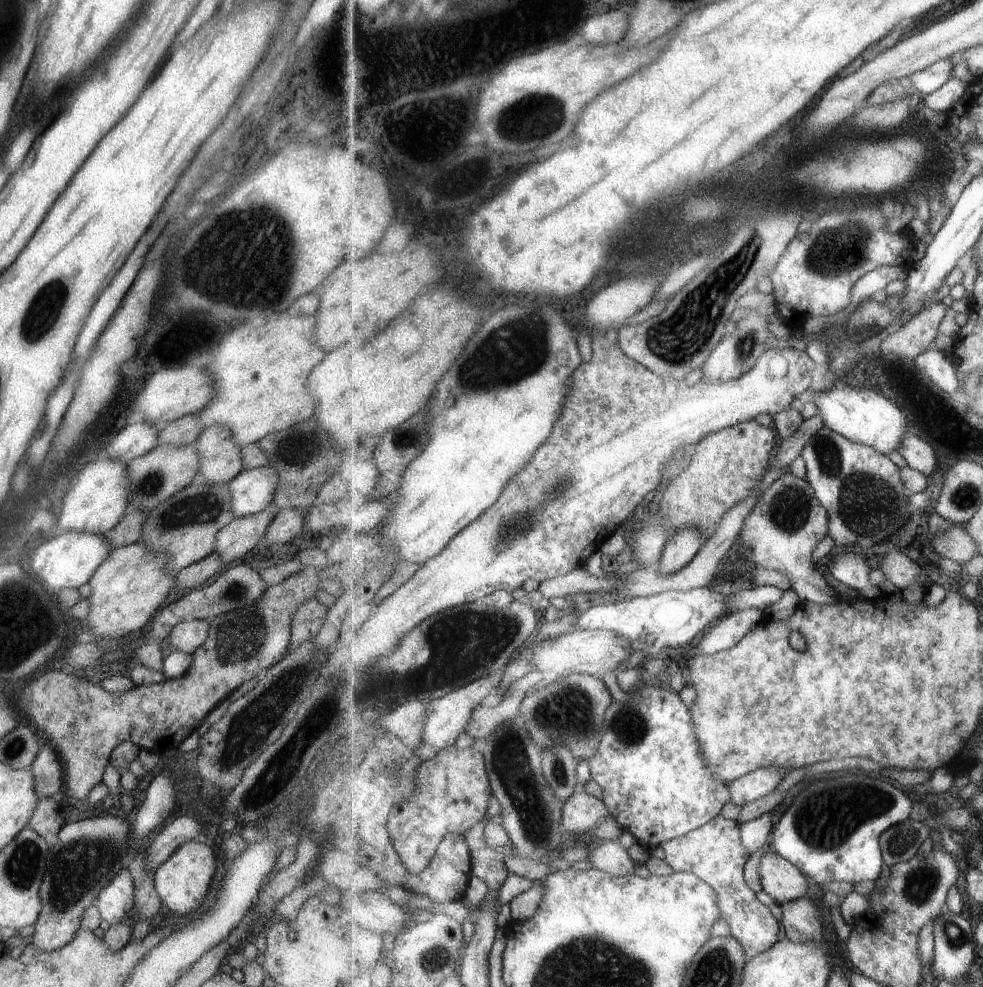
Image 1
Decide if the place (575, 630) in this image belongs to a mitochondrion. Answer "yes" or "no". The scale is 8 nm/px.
no

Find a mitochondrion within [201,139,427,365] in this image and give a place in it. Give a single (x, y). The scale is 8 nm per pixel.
(272, 238)

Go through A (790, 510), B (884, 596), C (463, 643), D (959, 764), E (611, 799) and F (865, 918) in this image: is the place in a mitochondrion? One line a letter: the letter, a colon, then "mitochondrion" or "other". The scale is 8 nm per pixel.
A: mitochondrion
B: other
C: mitochondrion
D: other
E: other
F: other

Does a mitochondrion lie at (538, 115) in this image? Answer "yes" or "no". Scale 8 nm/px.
yes

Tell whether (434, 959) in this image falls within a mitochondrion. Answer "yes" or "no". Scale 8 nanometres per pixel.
yes

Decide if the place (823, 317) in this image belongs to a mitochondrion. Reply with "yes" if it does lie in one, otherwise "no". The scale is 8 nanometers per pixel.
no

